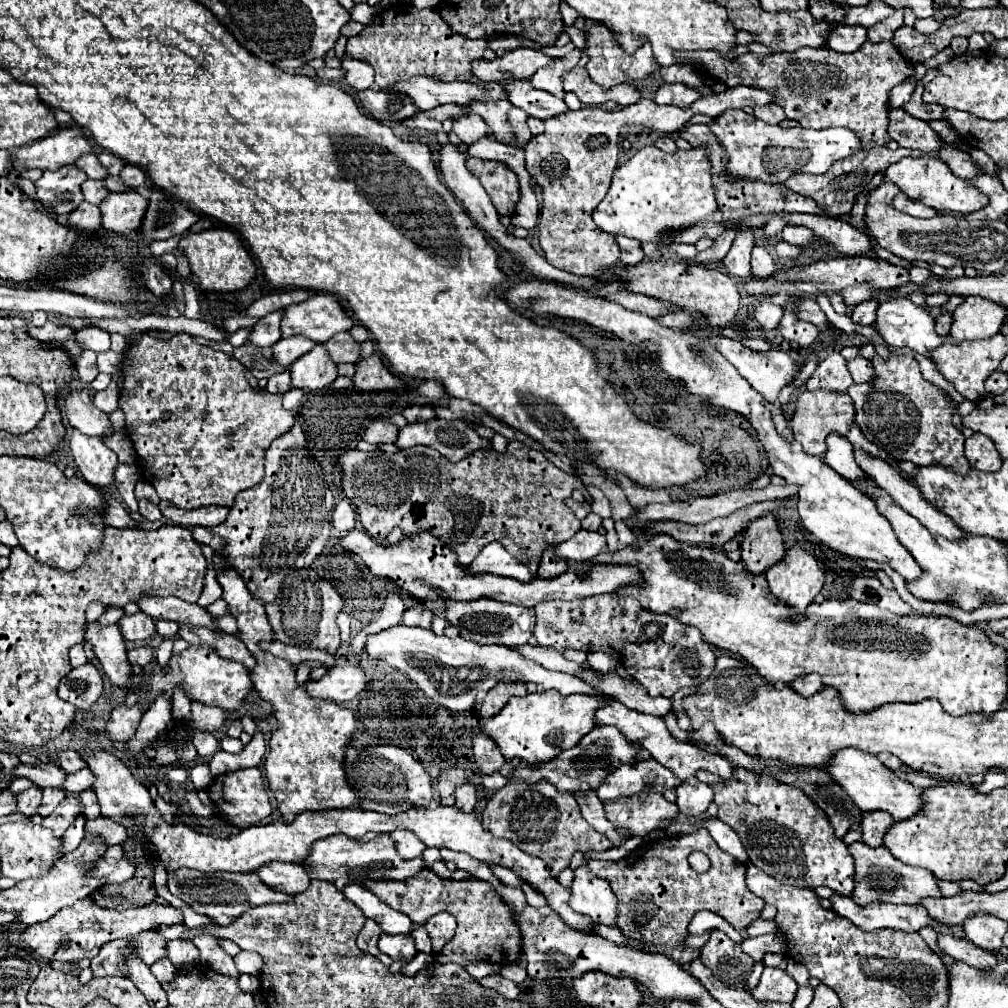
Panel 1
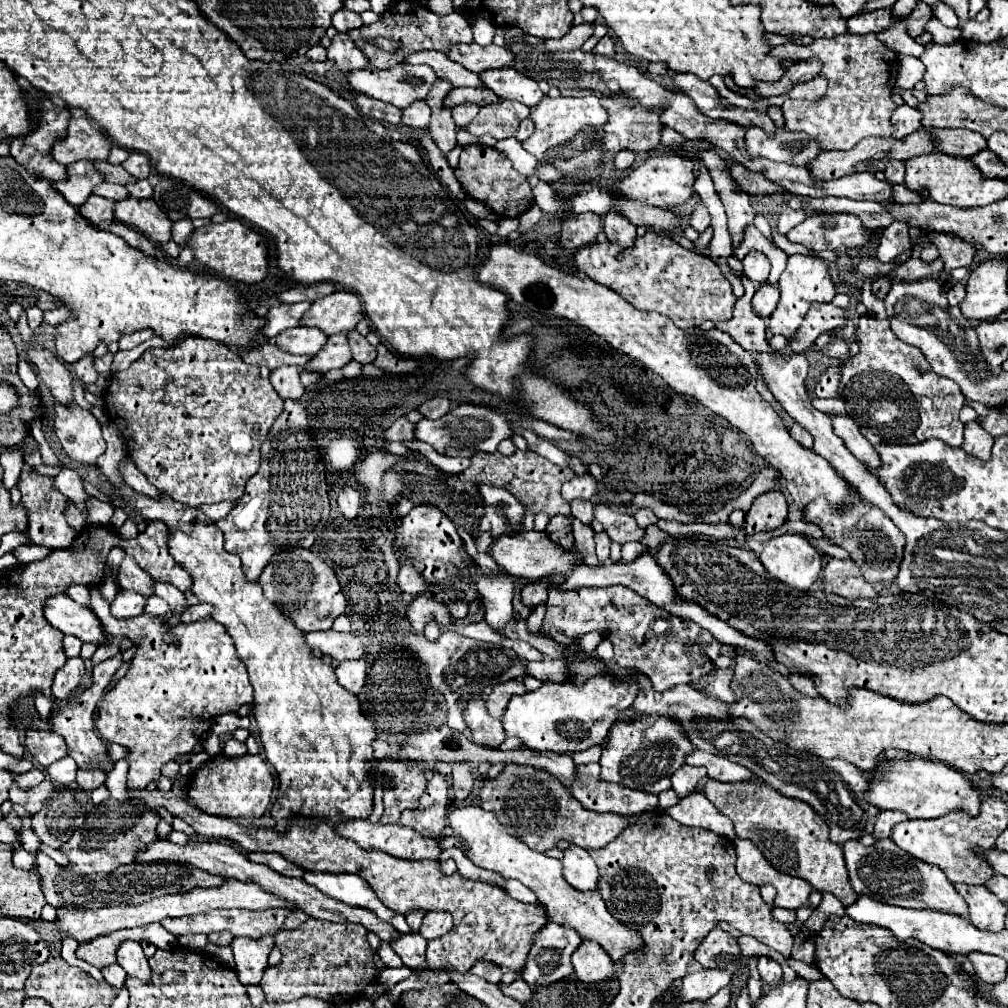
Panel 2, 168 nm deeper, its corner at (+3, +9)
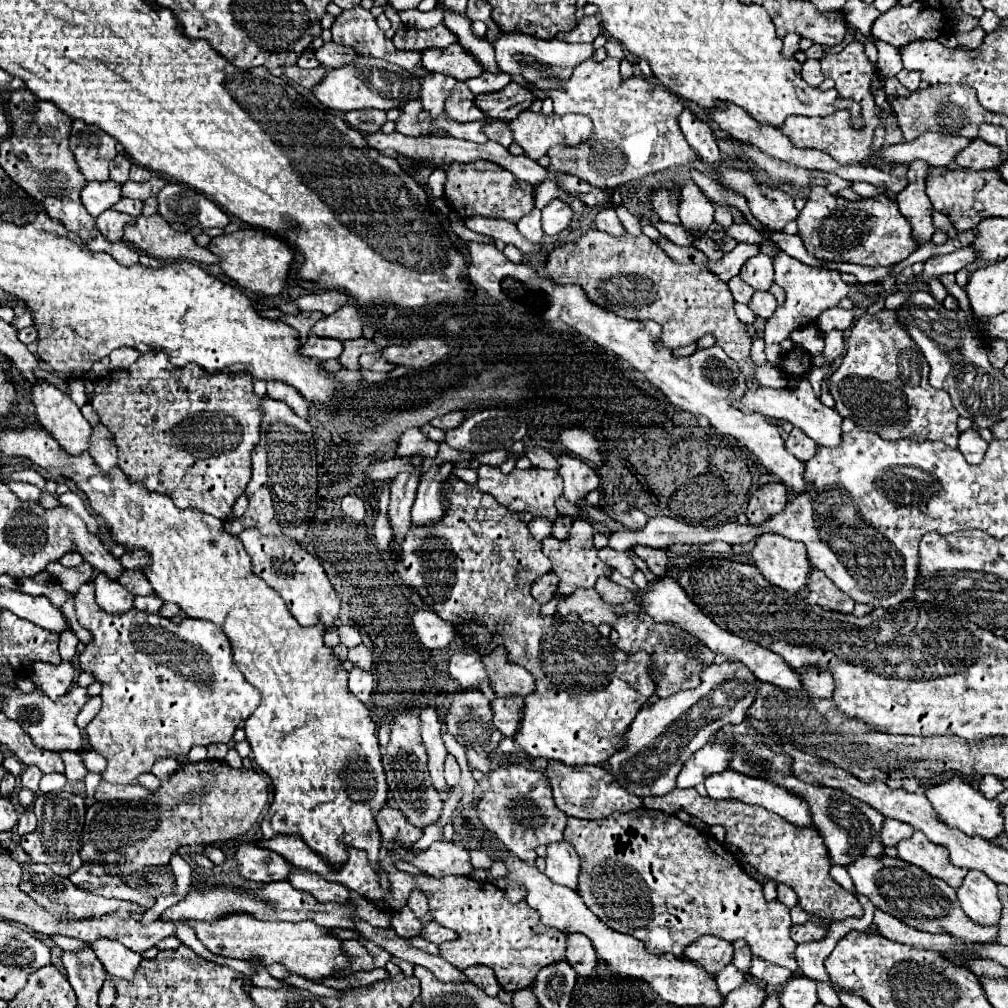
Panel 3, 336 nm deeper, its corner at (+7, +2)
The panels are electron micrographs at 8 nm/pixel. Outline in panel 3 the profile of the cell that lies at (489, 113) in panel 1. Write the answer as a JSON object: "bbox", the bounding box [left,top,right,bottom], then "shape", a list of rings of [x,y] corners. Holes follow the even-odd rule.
{"bbox":[331,6,429,78],"shape":[[[357,6],[353,10],[343,10],[337,18],[335,18],[335,24],[331,28],[333,32],[333,42],[337,44],[343,44],[343,46],[349,46],[353,48],[359,56],[367,56],[367,58],[383,58],[391,64],[397,64],[401,68],[405,68],[407,72],[413,72],[415,76],[423,78],[429,74],[429,70],[421,64],[421,52],[407,52],[407,50],[397,50],[389,38],[385,38],[385,34],[377,28],[375,24],[375,18],[369,10]]]}

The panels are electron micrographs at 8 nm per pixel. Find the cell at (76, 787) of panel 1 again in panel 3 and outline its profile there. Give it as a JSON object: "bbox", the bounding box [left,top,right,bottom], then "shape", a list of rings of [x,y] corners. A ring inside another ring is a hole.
{"bbox":[39,772,67,794],"shape":[[[61,772],[45,774],[45,776],[41,778],[41,782],[39,782],[39,790],[41,790],[43,794],[47,794],[47,792],[61,792],[61,790],[65,788],[65,784],[67,784],[67,780],[65,780],[65,776],[63,776]]]}

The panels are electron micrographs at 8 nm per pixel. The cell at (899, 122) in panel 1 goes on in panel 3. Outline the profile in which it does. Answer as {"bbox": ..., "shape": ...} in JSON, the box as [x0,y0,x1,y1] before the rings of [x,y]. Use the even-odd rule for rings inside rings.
{"bbox":[957,138,1003,170],"shape":[[[979,138],[971,140],[971,144],[957,154],[957,164],[963,168],[971,168],[971,170],[993,170],[1001,162],[1003,160],[1001,160],[997,148],[981,142]]]}

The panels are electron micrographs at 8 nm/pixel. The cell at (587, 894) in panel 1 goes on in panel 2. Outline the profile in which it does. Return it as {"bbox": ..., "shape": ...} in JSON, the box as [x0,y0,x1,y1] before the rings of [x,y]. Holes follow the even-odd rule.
{"bbox":[561,845,597,891],"shape":[[[569,845],[569,849],[563,851],[561,857],[563,863],[563,877],[571,887],[577,891],[593,891],[597,887],[597,865],[591,859],[591,855],[577,845]]]}

